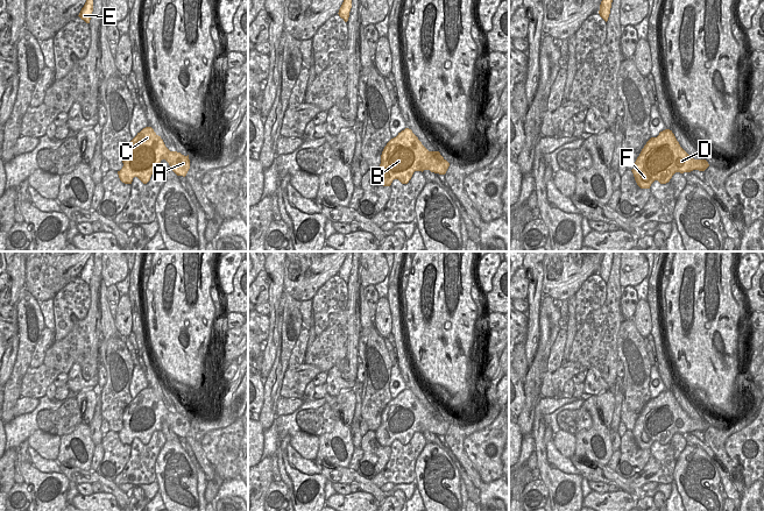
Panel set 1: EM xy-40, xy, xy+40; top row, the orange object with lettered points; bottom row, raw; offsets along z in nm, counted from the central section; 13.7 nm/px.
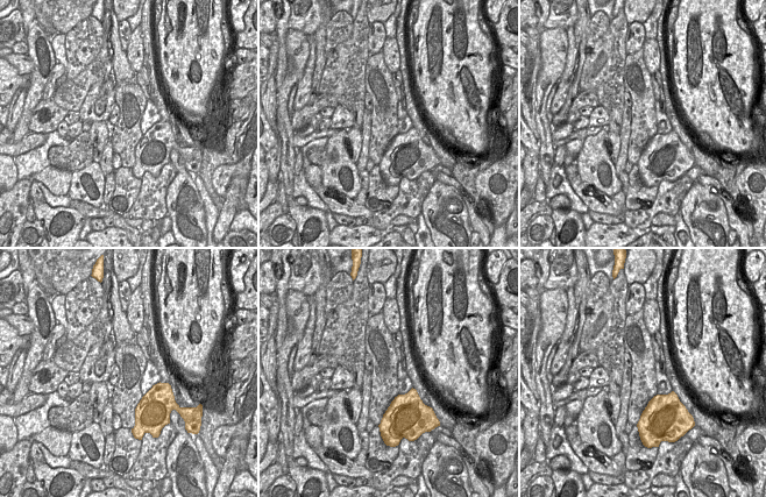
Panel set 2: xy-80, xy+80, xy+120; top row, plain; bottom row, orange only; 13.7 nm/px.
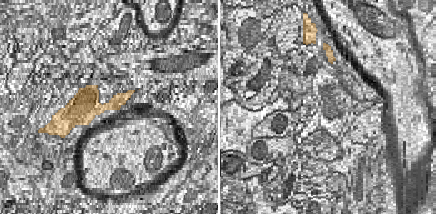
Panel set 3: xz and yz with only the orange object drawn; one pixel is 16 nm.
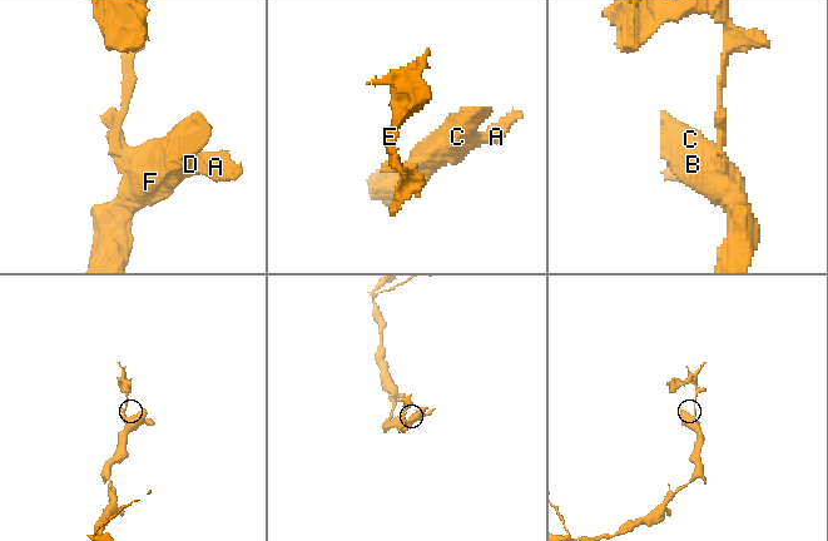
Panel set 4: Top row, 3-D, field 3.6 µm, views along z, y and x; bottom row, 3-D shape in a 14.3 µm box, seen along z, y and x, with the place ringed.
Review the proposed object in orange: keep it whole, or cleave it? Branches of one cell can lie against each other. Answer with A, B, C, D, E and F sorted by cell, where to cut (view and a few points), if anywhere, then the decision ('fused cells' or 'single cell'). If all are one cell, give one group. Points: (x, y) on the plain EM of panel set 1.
groups A B C D E F; cut none; single cell

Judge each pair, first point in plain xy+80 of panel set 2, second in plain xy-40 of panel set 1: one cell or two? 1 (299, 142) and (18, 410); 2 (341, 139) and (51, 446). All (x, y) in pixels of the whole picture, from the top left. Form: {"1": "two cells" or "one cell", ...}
{"1": "one cell", "2": "two cells"}

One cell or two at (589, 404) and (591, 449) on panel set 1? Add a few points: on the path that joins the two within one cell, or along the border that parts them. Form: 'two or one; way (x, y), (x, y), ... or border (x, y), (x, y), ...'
one; way (594, 416), (595, 434), (593, 438)

